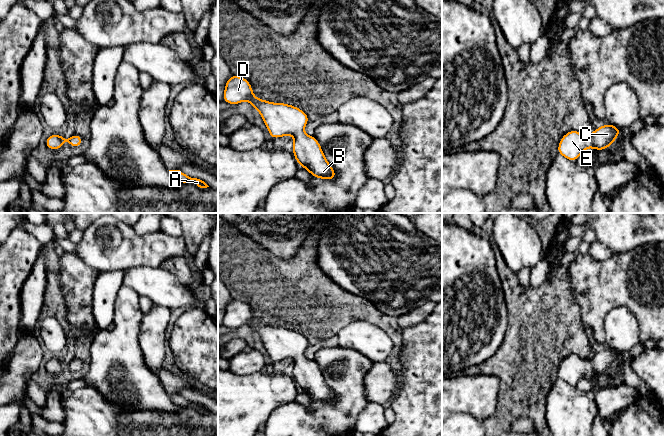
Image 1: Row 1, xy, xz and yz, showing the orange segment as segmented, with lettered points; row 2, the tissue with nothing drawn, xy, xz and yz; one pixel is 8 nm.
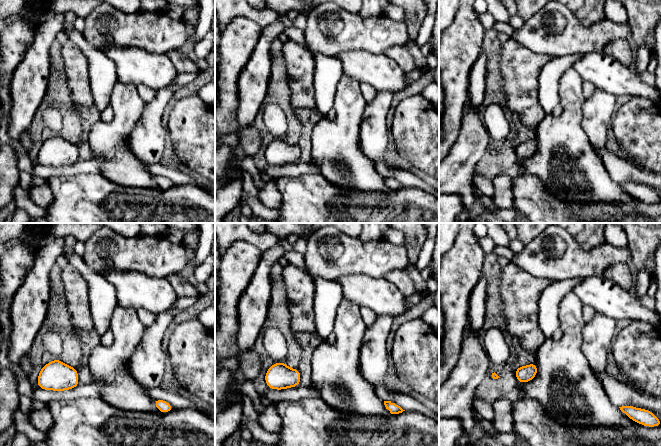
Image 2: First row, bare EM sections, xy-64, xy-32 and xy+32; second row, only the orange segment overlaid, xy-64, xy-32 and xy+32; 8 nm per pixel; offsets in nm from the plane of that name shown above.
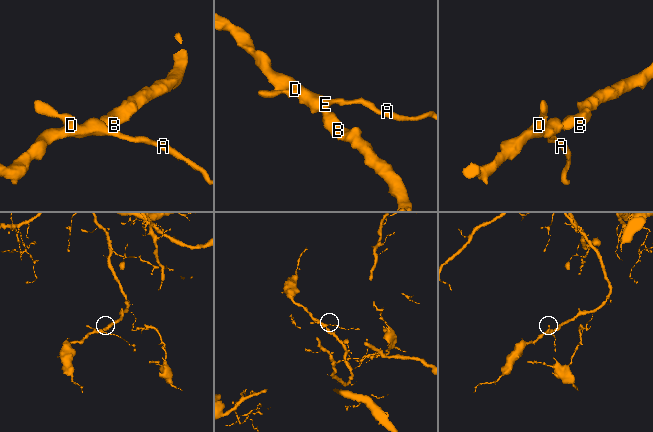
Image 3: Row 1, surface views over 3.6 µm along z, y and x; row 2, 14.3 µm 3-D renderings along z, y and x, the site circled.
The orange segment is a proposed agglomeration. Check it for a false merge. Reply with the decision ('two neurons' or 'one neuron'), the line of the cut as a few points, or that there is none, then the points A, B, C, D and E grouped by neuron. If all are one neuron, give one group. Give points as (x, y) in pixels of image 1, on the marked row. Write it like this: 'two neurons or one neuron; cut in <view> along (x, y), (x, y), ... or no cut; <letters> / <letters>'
one neuron; no cut; A B C D E

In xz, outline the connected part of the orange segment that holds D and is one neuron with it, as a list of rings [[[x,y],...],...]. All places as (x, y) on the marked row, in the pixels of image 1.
[[[234,74],[226,81],[223,101],[231,105],[249,101],[262,116],[272,140],[289,134],[294,136],[292,153],[299,166],[304,167],[315,178],[336,179],[336,173],[327,161],[318,140],[303,132],[309,122],[304,111],[286,103],[273,103],[256,98],[250,82]]]

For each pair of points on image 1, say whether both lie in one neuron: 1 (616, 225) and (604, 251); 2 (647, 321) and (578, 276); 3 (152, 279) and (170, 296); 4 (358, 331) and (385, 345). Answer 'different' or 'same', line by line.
1: different
2: same
3: same
4: same

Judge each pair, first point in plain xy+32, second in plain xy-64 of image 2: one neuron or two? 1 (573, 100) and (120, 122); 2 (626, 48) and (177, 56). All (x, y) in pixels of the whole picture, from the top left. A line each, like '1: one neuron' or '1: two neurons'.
1: one neuron
2: one neuron

